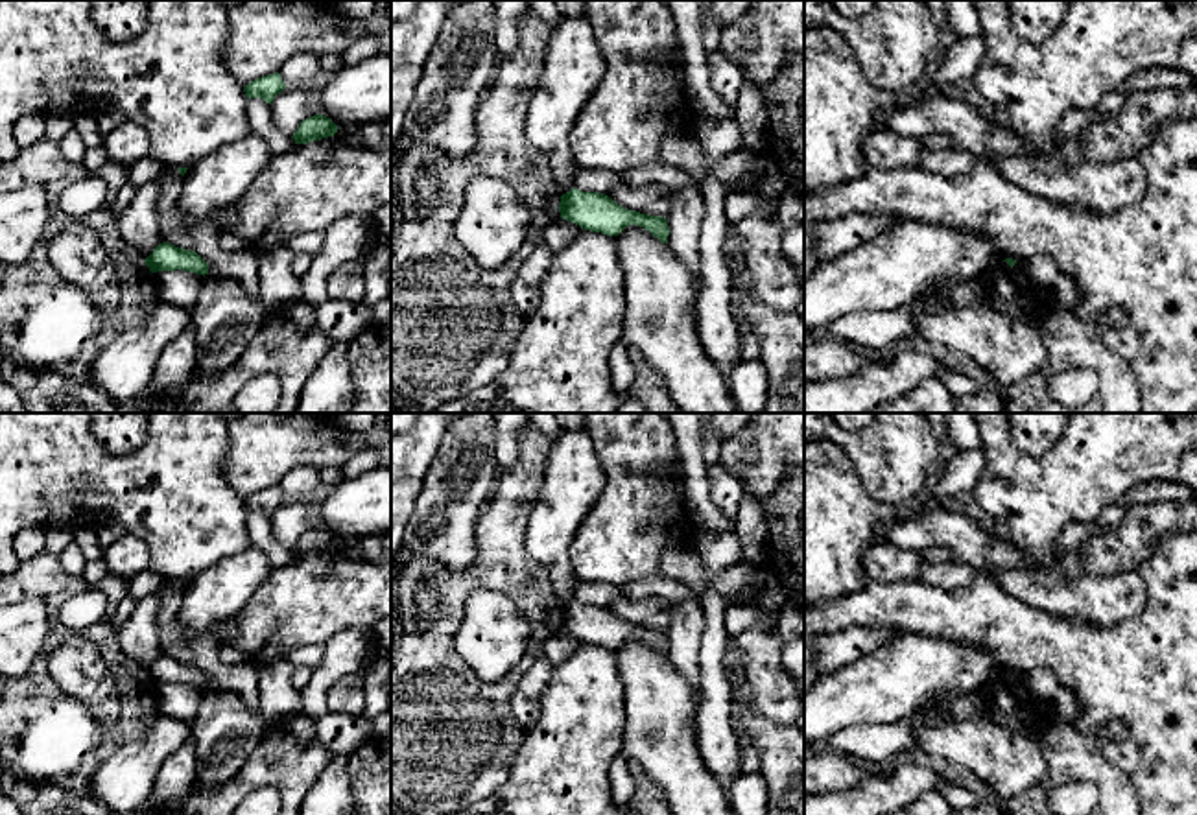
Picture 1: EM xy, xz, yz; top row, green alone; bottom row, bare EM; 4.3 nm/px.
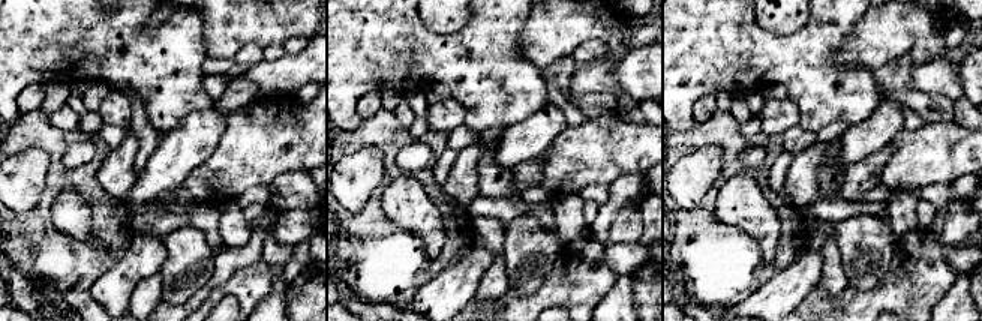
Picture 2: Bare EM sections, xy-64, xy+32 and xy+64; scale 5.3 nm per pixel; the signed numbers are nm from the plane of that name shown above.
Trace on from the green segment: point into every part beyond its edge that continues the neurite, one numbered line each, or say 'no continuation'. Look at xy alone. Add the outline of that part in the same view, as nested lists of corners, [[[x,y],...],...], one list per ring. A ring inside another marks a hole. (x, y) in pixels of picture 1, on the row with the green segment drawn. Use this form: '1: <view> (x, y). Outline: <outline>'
no continuation

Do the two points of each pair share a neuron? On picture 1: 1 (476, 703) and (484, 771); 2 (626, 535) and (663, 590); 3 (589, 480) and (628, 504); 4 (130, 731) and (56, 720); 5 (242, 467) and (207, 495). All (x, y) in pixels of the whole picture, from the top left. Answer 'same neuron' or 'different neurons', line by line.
1: same neuron
2: different neurons
3: different neurons
4: same neuron
5: different neurons

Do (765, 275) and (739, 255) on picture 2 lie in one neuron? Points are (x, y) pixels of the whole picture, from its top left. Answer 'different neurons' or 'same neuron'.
same neuron

